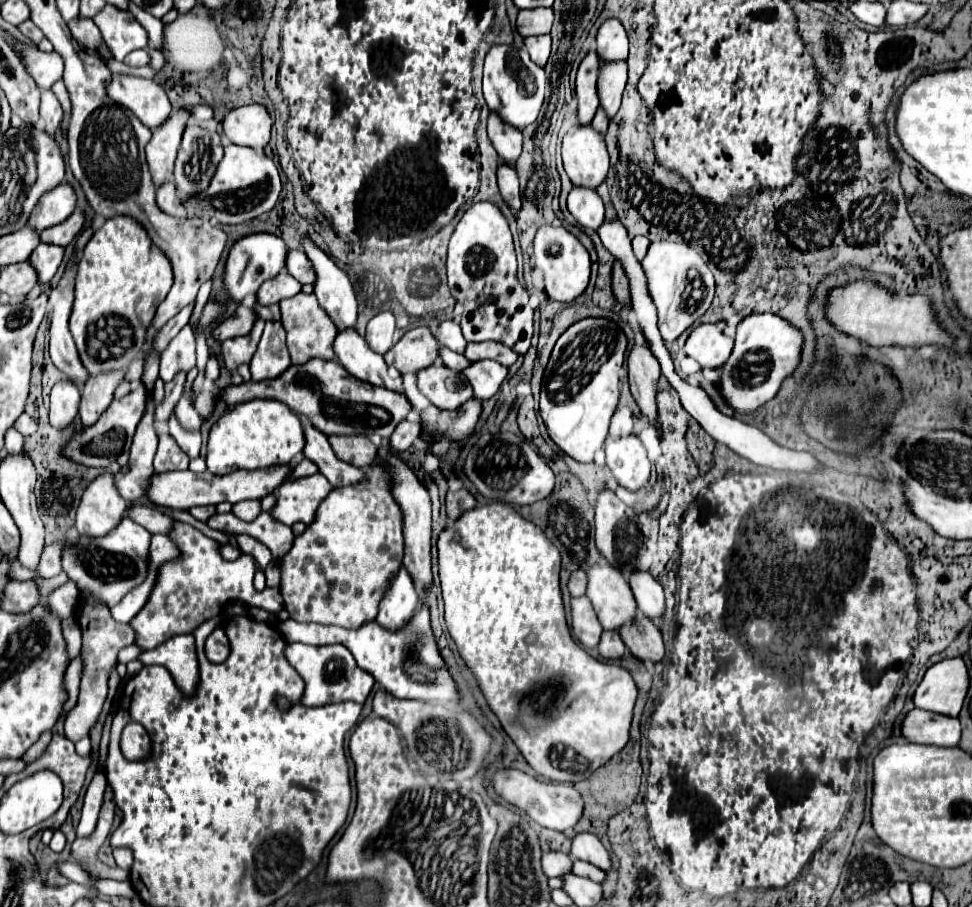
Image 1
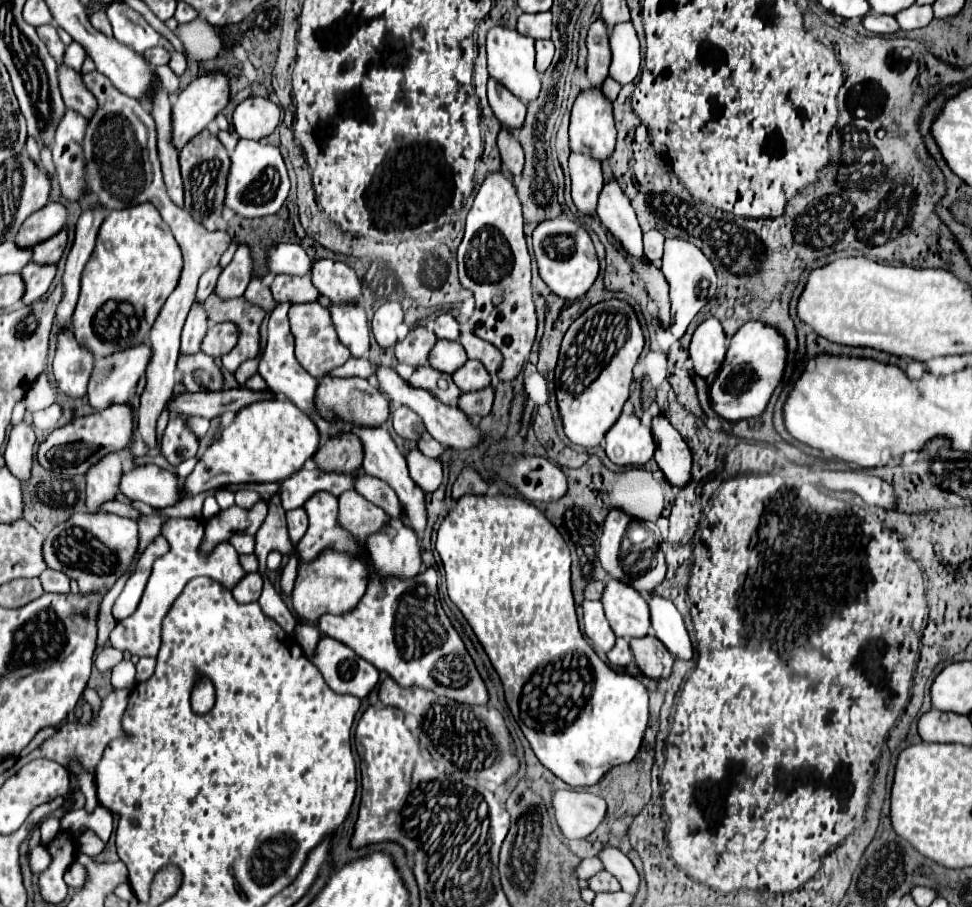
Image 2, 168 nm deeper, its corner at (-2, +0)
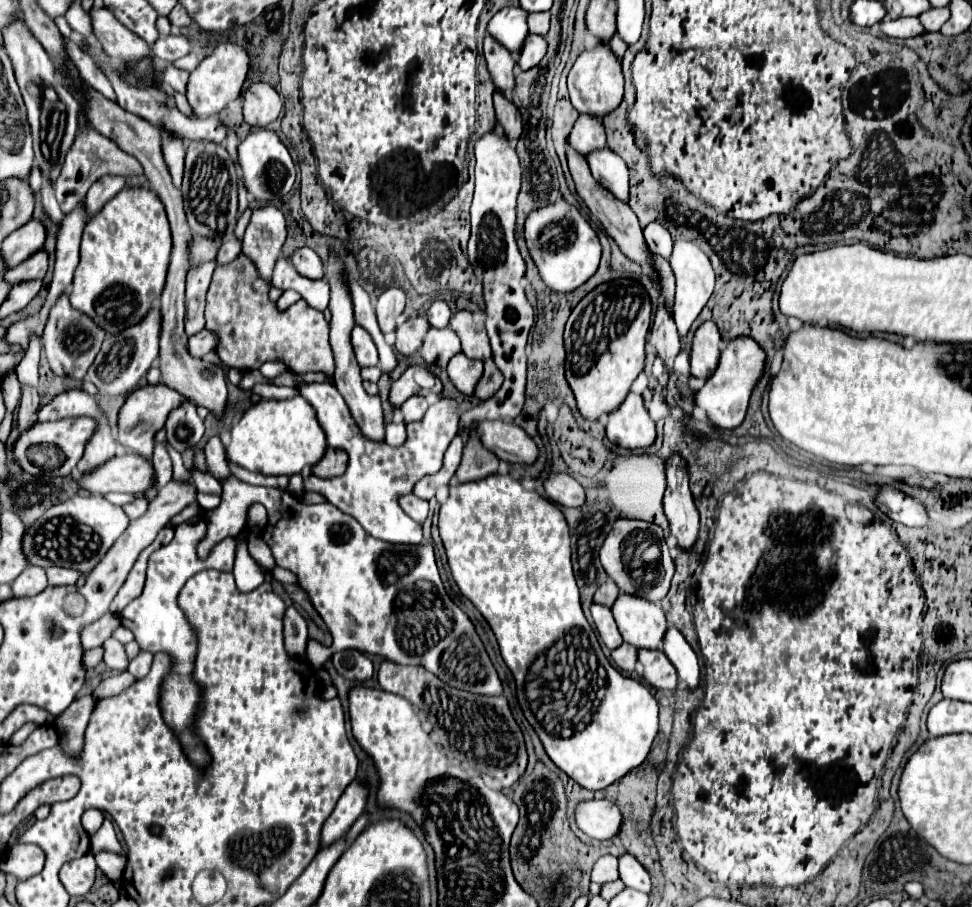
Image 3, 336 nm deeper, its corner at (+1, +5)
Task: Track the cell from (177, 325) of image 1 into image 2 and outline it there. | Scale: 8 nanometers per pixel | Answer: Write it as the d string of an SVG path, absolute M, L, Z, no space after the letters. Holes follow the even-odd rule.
M211 267L199 281L199 289L197 289L197 295L195 295L195 303L205 303L207 297L213 293L213 287L217 283L217 277L219 277L221 269L219 267Z

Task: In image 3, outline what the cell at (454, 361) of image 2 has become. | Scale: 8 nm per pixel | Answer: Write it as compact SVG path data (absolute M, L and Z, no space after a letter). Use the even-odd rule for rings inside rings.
M430 328L424 344L420 348L420 356L424 358L424 362L428 366L438 366L442 370L446 370L448 360L460 352L460 340L456 336L456 332L452 332L450 328Z

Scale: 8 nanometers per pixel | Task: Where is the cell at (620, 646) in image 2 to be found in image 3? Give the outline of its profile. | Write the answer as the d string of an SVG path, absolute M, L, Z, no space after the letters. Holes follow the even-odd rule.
M622 644L620 648L616 648L612 652L612 658L618 664L618 668L622 668L626 672L632 672L634 666L636 666L636 660L638 660L638 650L632 648L630 644Z

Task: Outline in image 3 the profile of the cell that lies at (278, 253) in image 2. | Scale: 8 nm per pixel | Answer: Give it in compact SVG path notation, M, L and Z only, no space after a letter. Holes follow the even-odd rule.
M300 248L298 252L292 254L290 260L302 276L306 276L310 280L322 280L324 278L324 264L314 250Z

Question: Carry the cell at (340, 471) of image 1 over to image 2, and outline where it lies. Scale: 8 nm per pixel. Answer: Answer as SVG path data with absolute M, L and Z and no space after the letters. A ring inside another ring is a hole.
M359 473L355 477L355 491L361 493L367 501L379 505L381 509L385 509L391 517L399 517L401 513L401 505L399 505L399 499L395 497L395 491L381 479L377 477L371 477L367 473Z

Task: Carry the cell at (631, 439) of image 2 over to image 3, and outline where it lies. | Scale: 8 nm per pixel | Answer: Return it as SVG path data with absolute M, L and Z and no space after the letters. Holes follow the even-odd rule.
M630 392L626 400L608 416L606 434L622 448L648 448L656 440L656 426L650 418L644 398Z

